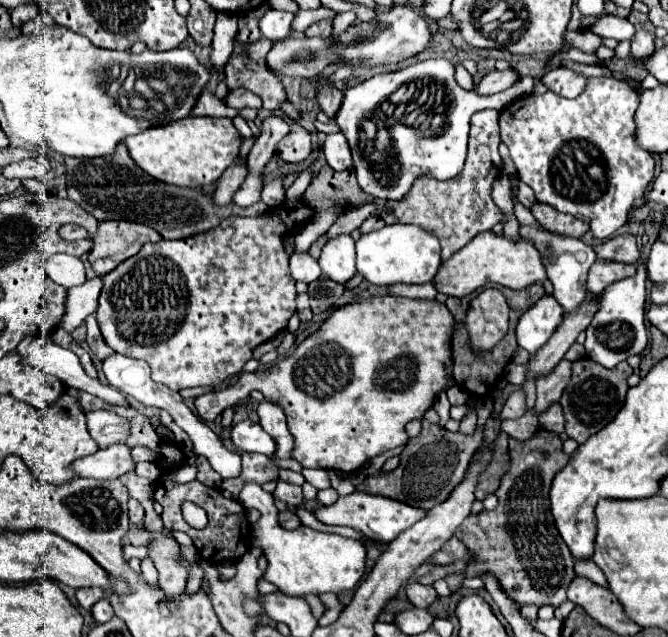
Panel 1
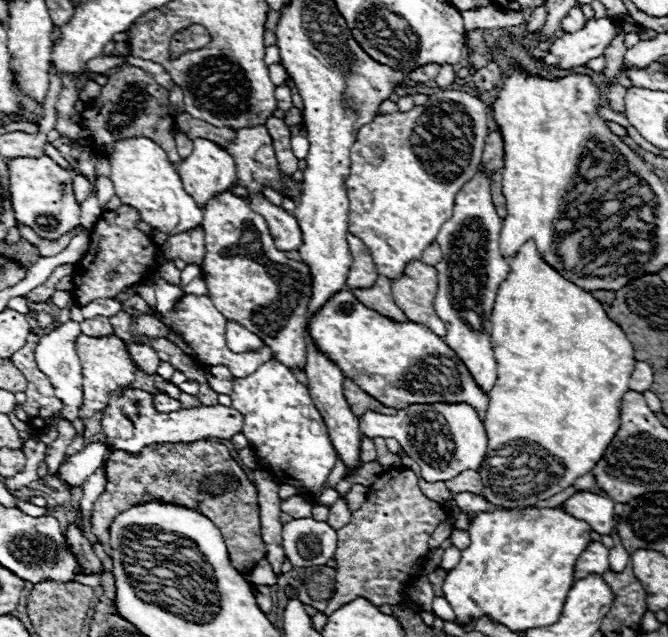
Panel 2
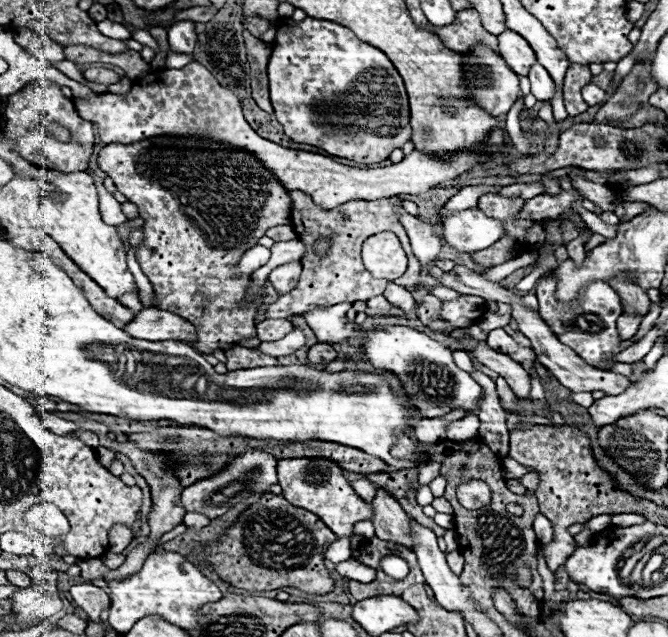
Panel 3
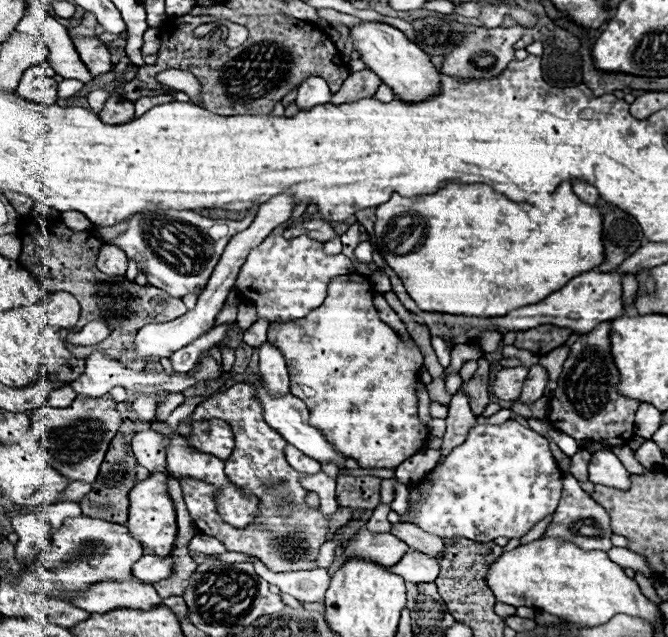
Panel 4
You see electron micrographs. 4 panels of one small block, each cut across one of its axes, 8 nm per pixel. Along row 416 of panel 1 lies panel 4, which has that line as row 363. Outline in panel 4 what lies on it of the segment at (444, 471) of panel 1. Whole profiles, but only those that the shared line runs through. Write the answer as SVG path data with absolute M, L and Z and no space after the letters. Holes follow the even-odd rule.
M480 358L478 360L478 370L474 372L474 376L462 384L462 392L468 396L474 416L480 416L484 412L484 408L488 406L488 402L490 402L488 386L490 386L488 362L484 358Z

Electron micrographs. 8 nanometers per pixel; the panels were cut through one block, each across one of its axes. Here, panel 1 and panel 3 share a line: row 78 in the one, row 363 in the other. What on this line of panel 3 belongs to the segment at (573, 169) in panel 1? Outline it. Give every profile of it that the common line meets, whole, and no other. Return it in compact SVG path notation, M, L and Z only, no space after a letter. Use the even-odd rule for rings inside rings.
M542 276L536 284L536 296L540 302L538 312L542 320L552 328L552 332L558 336L560 342L568 344L588 364L610 370L616 364L610 360L622 352L620 348L622 338L616 330L616 320L622 314L618 294L606 282L594 280L582 288L580 296L572 304L560 304L560 300L556 300L556 286L558 280L554 276Z

